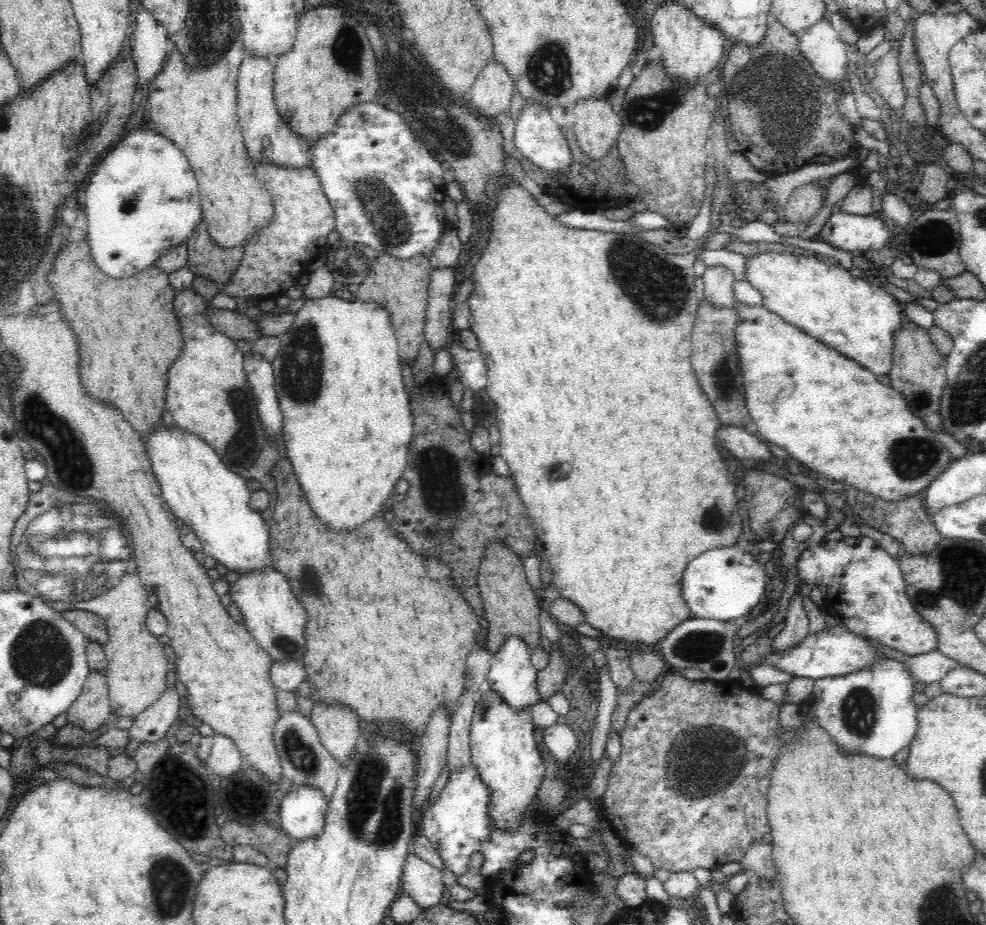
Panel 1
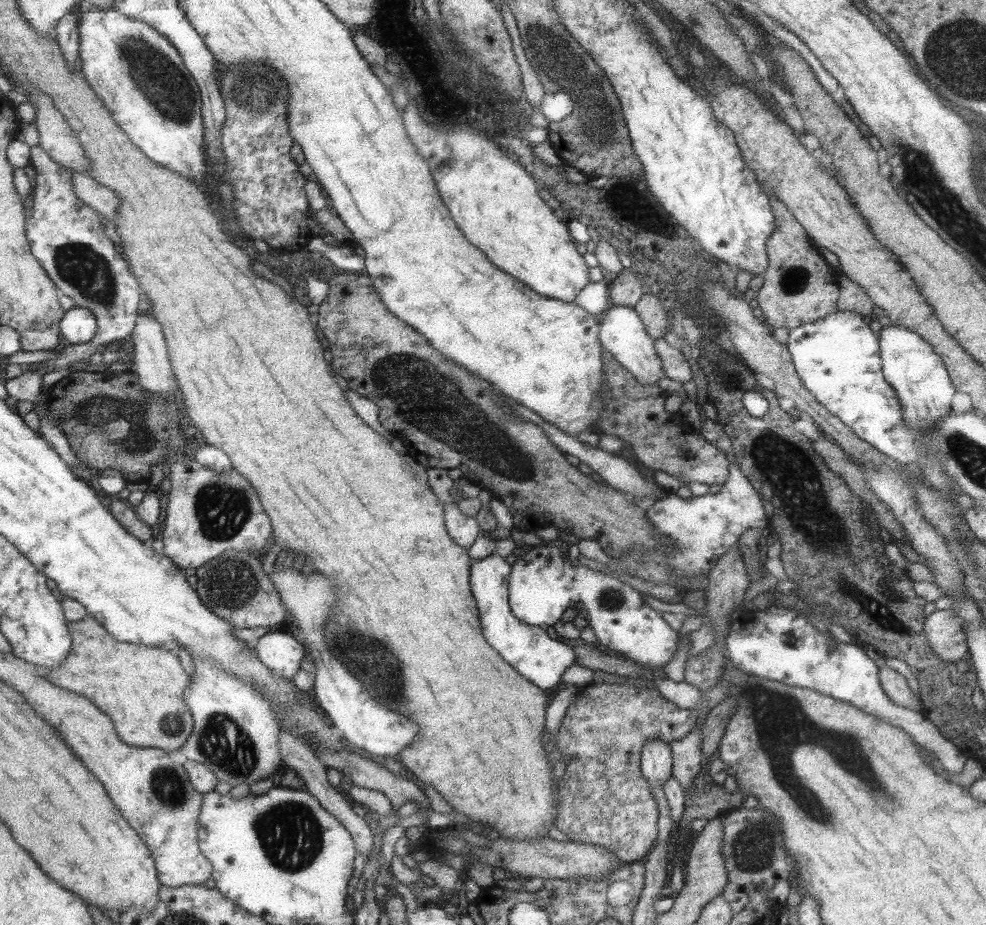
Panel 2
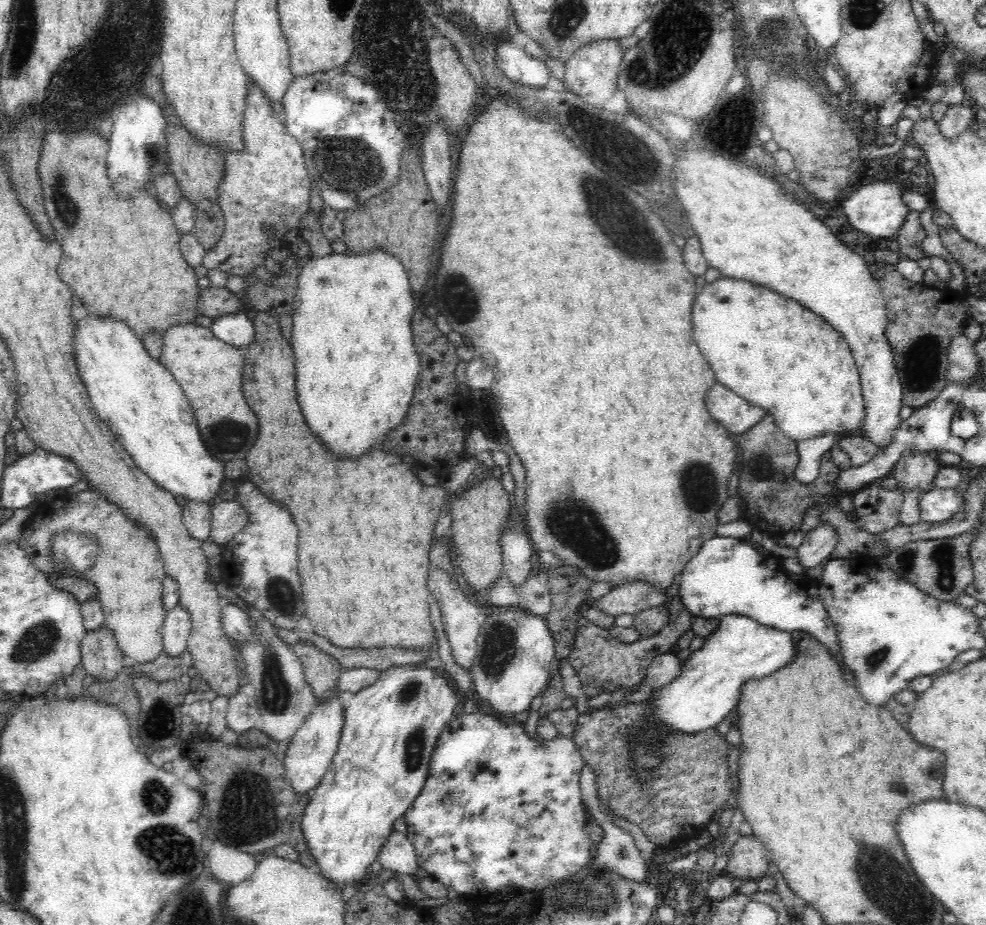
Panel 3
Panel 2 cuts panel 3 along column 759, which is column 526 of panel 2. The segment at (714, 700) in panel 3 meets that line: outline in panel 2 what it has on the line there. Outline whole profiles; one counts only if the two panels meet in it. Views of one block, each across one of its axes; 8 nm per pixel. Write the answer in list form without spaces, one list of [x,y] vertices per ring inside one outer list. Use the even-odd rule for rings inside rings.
[[[494,552],[484,560],[473,562],[470,568],[470,580],[474,588],[474,596],[478,598],[478,610],[482,612],[482,630],[486,632],[486,640],[522,672],[522,676],[532,680],[542,690],[552,690],[566,672],[566,668],[576,663],[576,654],[567,644],[554,640],[544,628],[530,625],[514,615],[509,604],[509,578],[513,566],[506,558]]]

